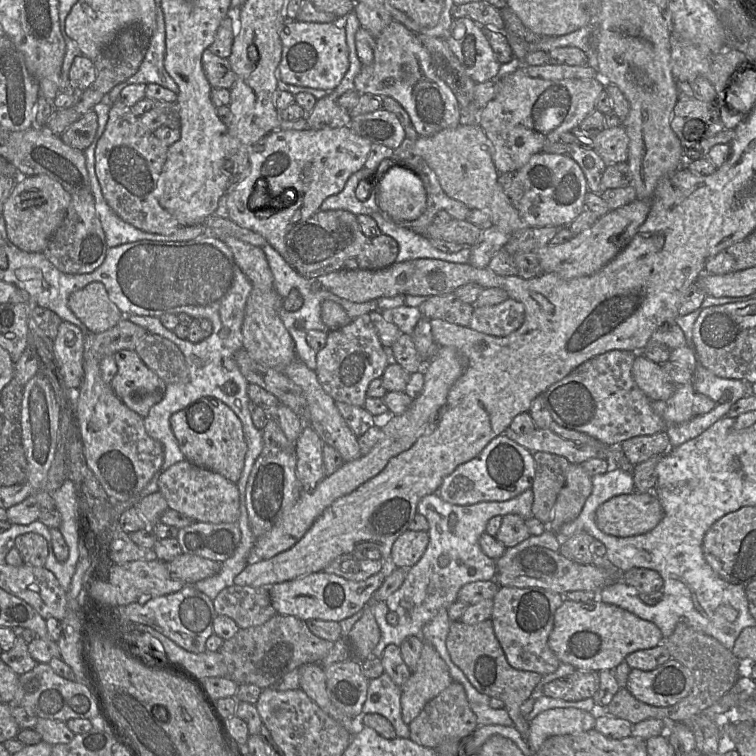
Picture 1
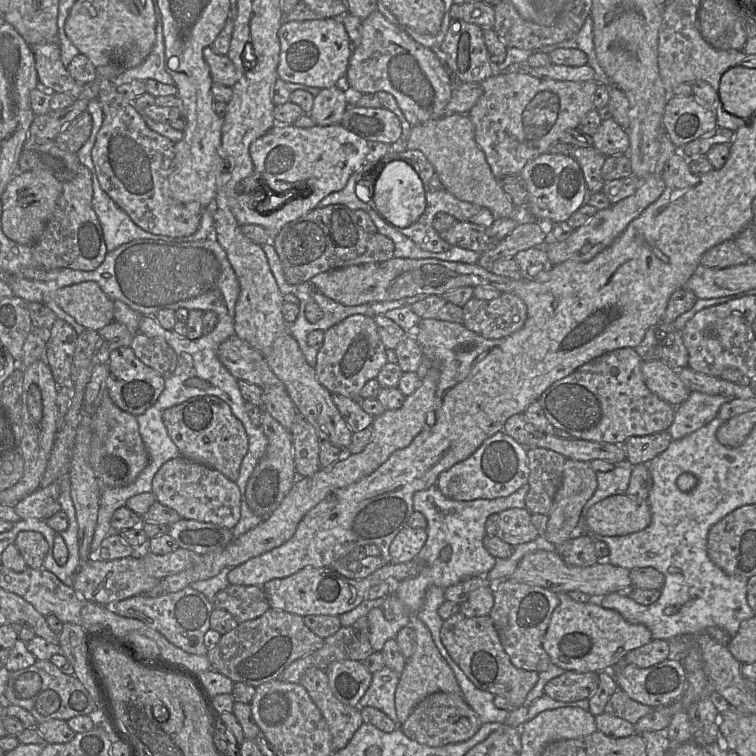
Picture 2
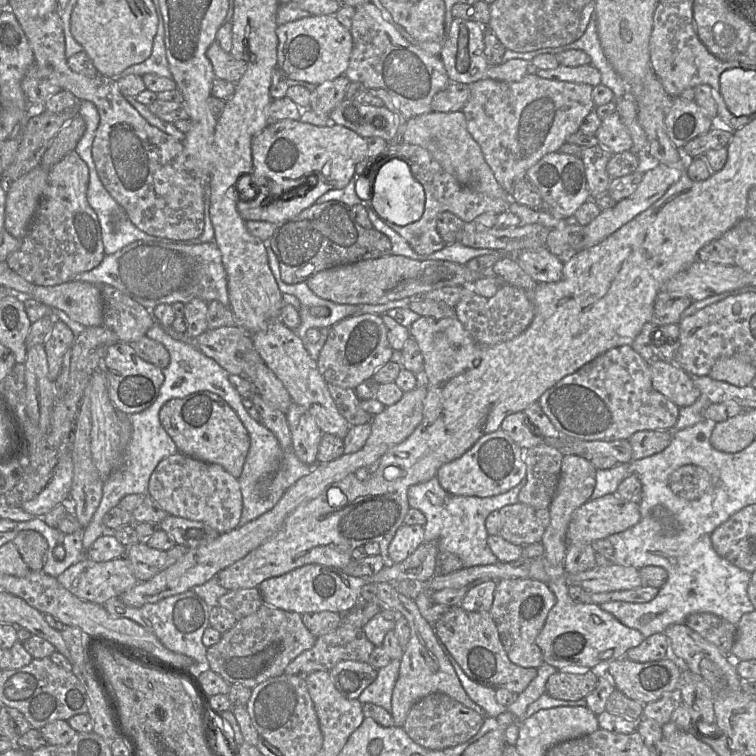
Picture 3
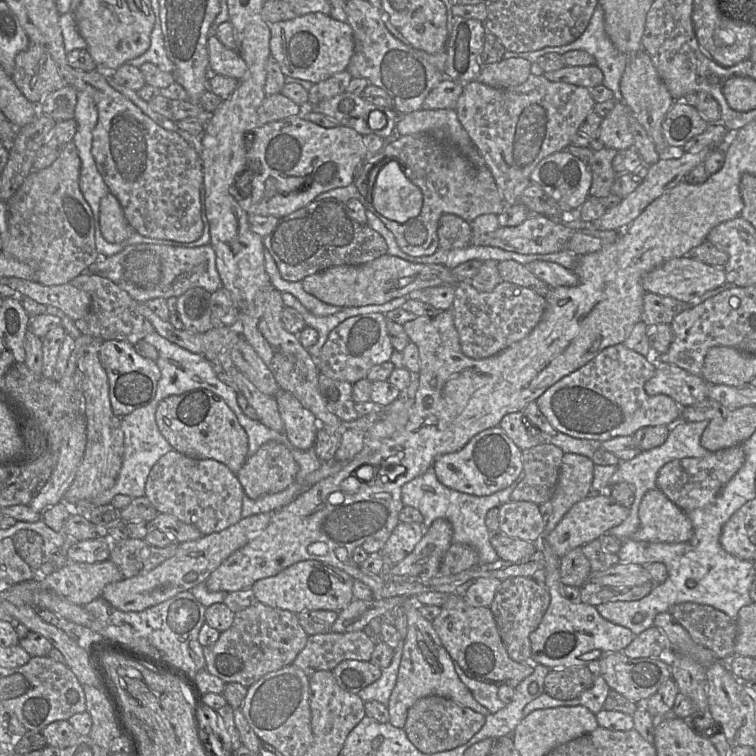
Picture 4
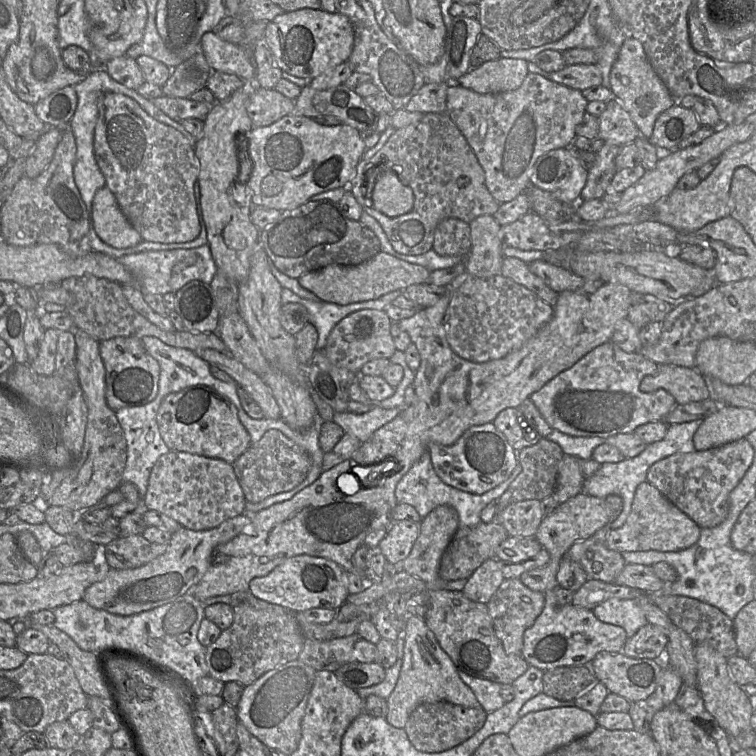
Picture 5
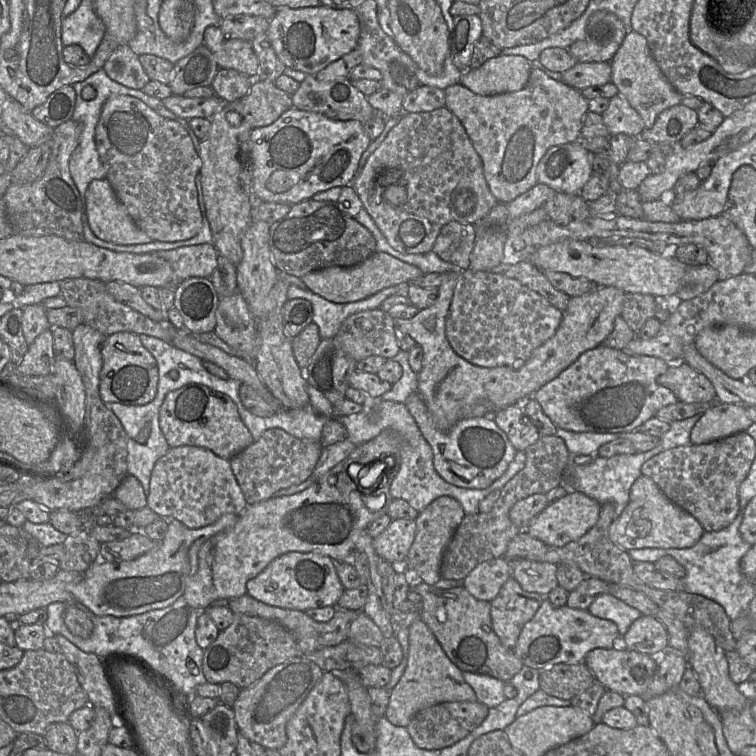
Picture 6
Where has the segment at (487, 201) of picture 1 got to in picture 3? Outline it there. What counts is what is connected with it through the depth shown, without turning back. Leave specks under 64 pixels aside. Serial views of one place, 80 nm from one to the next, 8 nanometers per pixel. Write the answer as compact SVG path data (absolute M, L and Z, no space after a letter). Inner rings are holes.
M431 111L408 119L403 141L428 150L443 169L454 176L462 185L490 198L503 199L509 197L495 179L491 168L484 159L480 146L469 133L467 121L462 111Z

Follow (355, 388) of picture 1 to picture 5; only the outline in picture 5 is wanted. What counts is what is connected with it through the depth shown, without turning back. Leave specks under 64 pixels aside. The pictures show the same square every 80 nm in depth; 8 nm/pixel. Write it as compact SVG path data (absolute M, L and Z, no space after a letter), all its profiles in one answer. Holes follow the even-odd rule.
M363 309L349 314L330 332L325 345L326 357L333 365L354 373L359 373L368 361L378 358L389 359L396 350L390 333L391 324L392 321L384 310Z

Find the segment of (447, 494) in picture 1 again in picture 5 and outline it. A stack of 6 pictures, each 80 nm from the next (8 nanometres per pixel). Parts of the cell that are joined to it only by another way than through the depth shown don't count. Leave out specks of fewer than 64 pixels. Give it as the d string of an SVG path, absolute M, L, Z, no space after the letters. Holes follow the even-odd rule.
M492 422L470 427L450 446L431 443L428 451L432 466L444 483L474 494L495 488L508 479L518 465L517 451Z

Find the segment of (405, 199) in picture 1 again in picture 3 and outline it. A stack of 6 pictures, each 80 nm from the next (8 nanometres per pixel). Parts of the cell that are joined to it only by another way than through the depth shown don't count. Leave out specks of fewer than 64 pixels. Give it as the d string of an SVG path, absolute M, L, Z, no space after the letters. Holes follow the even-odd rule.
M391 159L379 171L373 186L372 207L383 220L406 226L418 221L425 210L426 196L422 184L417 181L407 162Z

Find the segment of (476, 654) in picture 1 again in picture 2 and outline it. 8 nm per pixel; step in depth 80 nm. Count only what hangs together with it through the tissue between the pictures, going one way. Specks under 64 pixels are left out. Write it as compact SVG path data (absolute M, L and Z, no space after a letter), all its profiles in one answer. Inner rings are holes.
M459 611L444 620L440 637L453 661L476 687L507 699L507 710L522 706L527 694L539 679L537 671L517 668L512 664L489 615L466 617Z

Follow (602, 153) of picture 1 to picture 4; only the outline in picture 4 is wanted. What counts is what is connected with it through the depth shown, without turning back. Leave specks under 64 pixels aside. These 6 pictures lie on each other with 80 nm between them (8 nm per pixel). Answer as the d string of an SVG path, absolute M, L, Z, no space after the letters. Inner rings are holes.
M615 102L612 110L602 118L597 139L607 148L621 151L633 147L634 136L629 127L630 112L623 102Z

